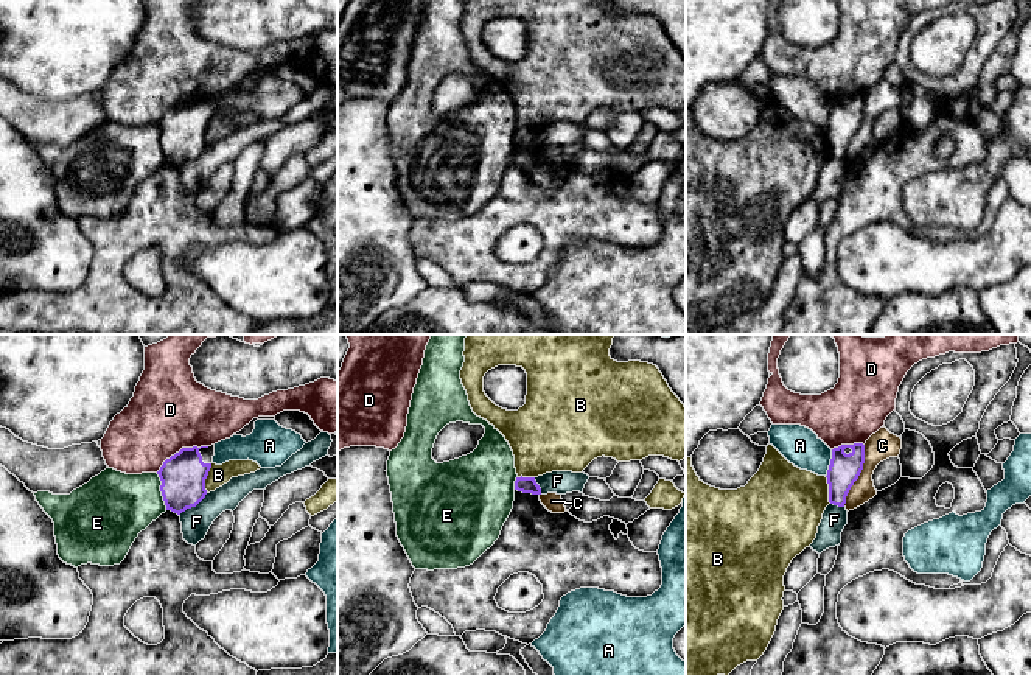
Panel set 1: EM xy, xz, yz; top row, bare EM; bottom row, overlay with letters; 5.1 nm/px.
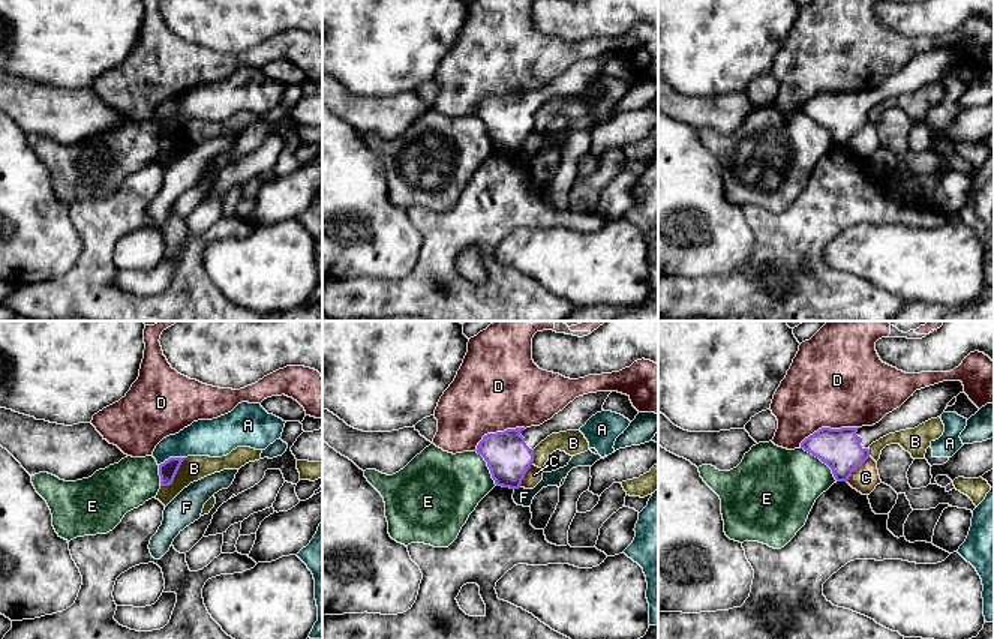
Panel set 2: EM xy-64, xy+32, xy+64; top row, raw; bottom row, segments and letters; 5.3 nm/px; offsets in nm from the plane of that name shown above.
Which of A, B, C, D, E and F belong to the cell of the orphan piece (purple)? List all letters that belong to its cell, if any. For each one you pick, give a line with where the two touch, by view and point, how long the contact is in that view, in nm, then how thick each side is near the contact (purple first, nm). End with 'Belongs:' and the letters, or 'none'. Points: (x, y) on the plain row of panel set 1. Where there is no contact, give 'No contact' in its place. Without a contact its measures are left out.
Belongs: none

